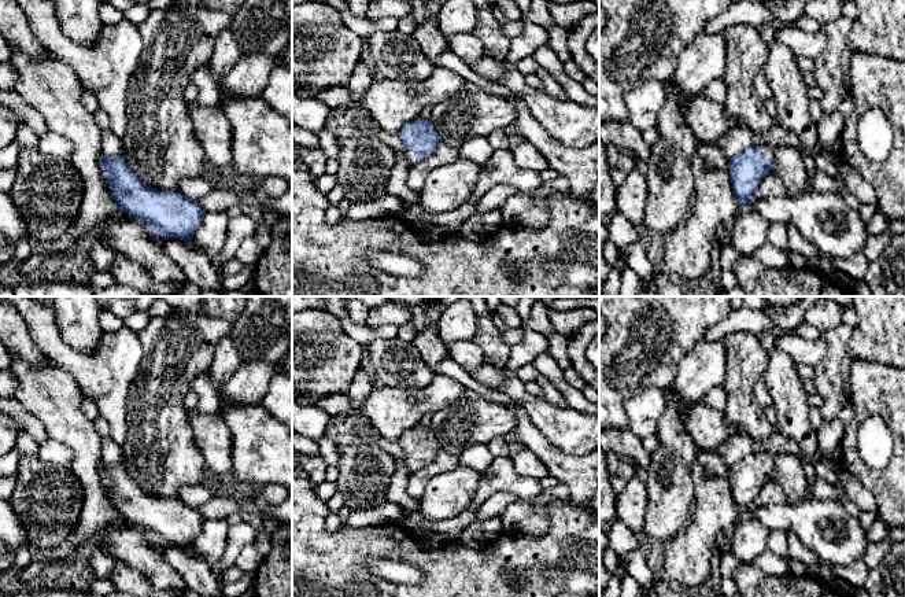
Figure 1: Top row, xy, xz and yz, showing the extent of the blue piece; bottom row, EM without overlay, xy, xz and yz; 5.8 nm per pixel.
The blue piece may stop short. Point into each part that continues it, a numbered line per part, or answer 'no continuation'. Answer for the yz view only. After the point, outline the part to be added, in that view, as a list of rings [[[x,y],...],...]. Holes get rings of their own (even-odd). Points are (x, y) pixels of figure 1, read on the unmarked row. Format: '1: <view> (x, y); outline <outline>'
1: yz (765, 457); outline [[[760,450],[760,452],[757,452],[757,456],[758,456],[758,461],[762,463],[764,465],[773,467],[775,461],[773,461],[772,453],[765,452],[765,450]]]

